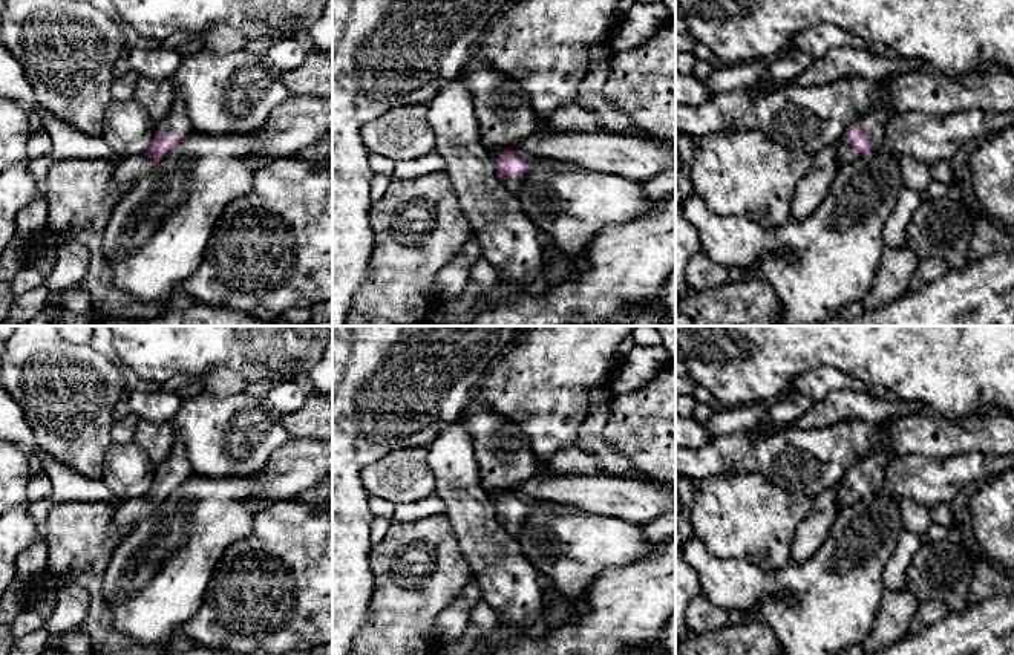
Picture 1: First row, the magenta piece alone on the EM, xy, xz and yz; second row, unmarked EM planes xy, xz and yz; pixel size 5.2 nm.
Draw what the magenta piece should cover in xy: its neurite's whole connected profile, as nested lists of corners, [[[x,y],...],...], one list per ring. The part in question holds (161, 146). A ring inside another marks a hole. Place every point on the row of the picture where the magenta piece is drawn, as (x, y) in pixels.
[[[176,95],[170,112],[156,124],[153,139],[141,155],[123,158],[113,170],[112,187],[118,196],[126,196],[142,178],[172,153],[191,132],[188,110]]]

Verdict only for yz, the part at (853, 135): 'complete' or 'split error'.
split error

